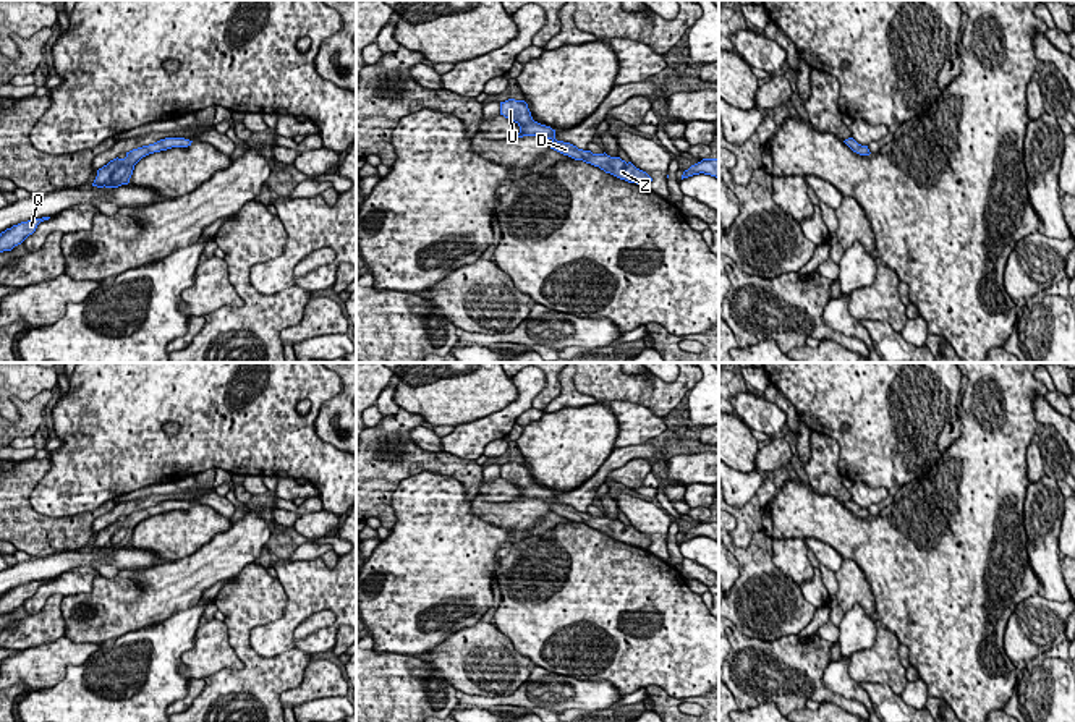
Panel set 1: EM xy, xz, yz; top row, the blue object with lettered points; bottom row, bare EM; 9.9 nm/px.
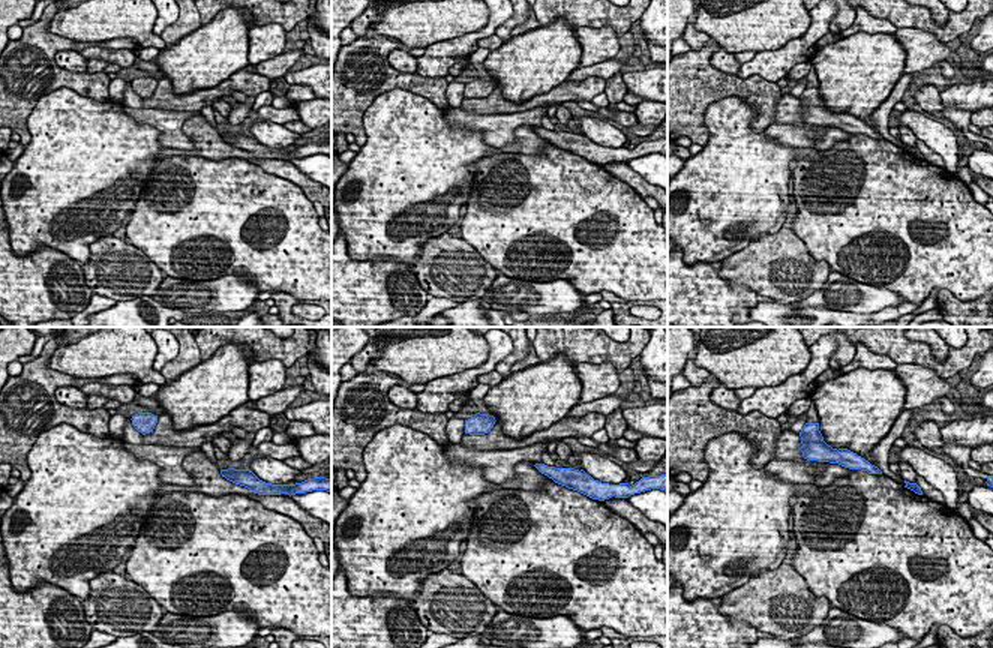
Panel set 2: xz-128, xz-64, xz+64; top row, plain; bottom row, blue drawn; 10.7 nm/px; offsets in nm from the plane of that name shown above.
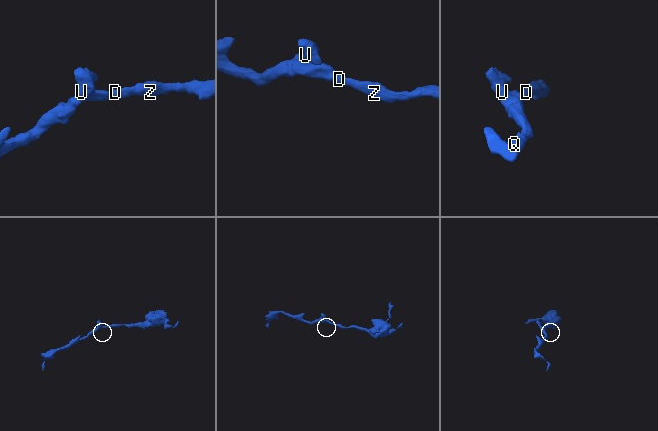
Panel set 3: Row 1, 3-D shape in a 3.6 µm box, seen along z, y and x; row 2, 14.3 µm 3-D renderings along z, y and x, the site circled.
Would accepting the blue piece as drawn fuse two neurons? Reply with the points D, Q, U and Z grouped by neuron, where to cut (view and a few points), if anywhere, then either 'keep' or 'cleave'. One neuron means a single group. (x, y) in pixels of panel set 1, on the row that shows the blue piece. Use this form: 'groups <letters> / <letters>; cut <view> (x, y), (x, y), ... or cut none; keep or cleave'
groups D Q U Z; cut none; keep

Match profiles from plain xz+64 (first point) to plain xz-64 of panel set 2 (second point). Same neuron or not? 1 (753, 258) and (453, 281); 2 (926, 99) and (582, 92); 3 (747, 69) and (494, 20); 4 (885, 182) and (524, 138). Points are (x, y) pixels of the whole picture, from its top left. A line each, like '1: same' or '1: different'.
1: same
2: same
3: same
4: different

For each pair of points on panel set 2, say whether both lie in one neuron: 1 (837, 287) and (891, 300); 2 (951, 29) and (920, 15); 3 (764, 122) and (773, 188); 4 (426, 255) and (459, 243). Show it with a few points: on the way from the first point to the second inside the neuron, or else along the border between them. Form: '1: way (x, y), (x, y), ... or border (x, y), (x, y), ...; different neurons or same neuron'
1: way (851, 296), (878, 299); same neuron
2: way (944, 30), (936, 30), (927, 23); same neuron
3: border (744, 101), (758, 108), (752, 128), (764, 131); different neurons
4: way (434, 248), (440, 243), (452, 243); same neuron

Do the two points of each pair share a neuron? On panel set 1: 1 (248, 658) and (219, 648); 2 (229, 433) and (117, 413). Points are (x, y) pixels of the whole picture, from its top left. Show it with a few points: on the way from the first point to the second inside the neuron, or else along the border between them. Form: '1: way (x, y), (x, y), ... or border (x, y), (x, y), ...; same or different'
1: border (224, 620), (229, 645), (243, 666), (208, 677); different
2: way (201, 410), (144, 410); same

